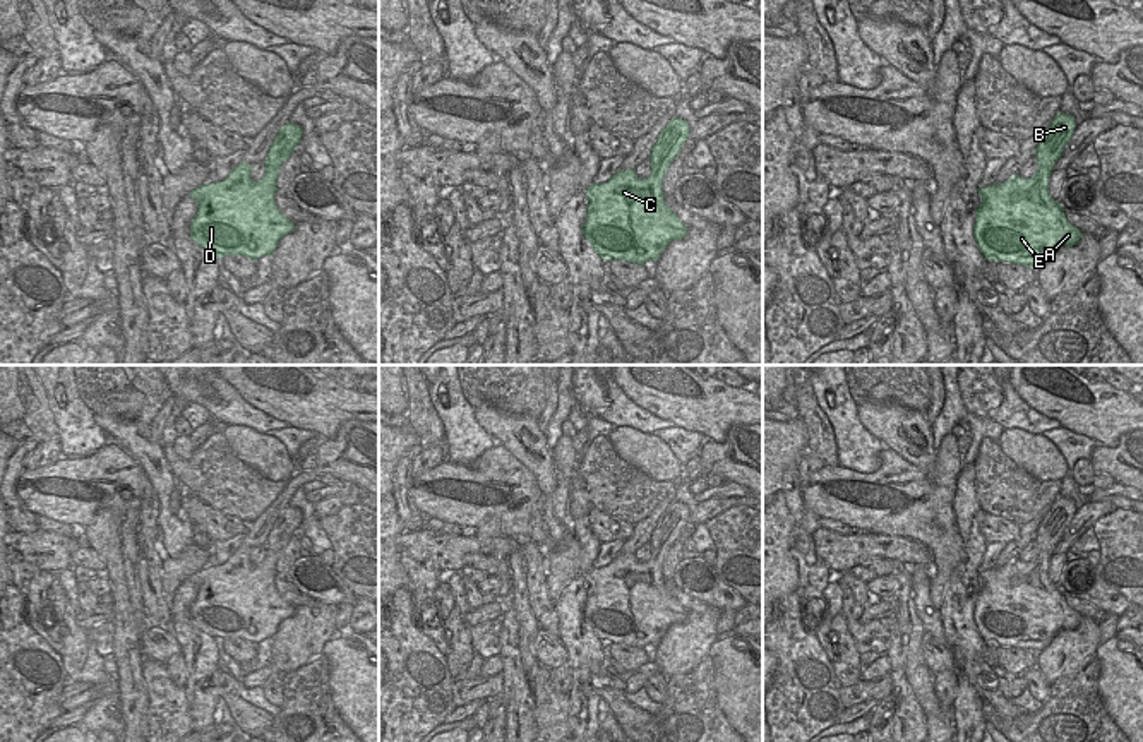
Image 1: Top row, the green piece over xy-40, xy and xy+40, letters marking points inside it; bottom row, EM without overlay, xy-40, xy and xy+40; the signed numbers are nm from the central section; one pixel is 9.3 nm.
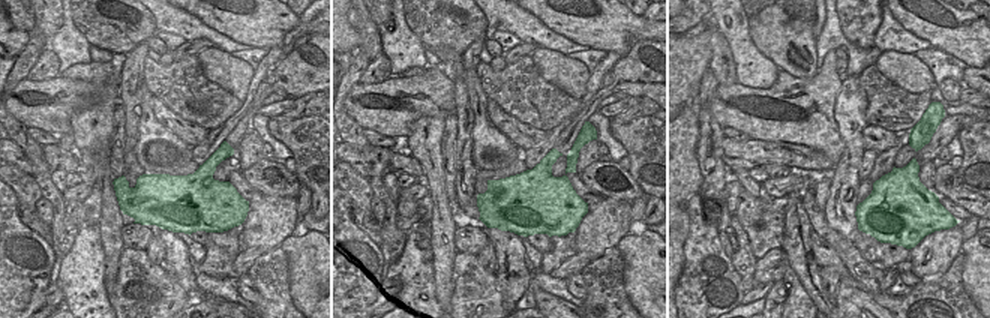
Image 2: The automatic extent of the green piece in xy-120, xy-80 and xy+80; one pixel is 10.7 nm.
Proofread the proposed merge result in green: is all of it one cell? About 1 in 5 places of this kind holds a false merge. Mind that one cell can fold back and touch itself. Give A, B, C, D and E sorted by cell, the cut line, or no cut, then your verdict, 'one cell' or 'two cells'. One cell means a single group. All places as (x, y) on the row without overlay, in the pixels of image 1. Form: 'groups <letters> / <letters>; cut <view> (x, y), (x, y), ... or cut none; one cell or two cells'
groups A B C D E; cut none; one cell

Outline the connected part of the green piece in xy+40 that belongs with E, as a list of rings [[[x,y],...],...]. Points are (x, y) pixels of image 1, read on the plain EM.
[[[1057,497],[1035,535],[1038,554],[1032,562],[1011,559],[1002,567],[980,571],[973,620],[987,644],[1044,651],[1061,631],[1080,625],[1062,589],[1049,579],[1049,560],[1076,512],[1071,499]]]

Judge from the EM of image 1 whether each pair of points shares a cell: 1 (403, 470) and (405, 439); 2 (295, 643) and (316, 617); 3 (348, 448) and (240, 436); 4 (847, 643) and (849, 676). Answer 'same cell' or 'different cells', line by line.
1: different cells
2: same cell
3: different cells
4: same cell

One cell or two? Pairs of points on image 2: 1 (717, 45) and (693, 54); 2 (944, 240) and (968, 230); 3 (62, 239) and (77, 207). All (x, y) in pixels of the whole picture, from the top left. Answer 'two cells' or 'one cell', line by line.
1: two cells
2: two cells
3: two cells

